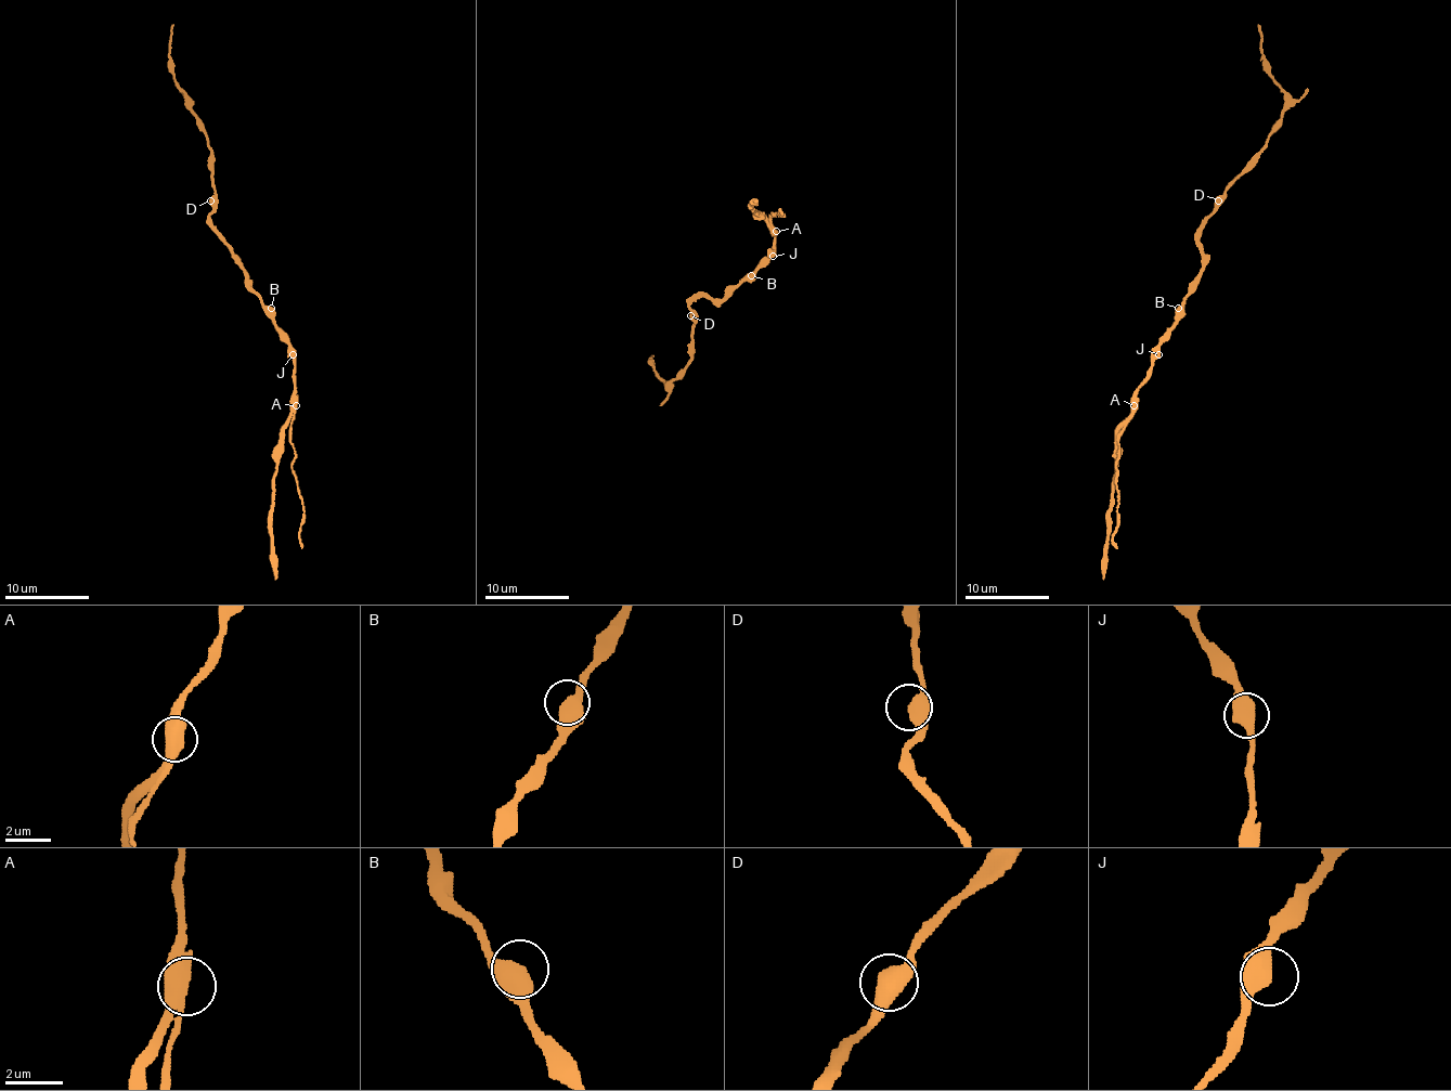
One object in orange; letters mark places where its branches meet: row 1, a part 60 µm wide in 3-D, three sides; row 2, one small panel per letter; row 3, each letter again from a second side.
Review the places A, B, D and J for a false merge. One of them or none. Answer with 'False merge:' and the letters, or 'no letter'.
False merge: A

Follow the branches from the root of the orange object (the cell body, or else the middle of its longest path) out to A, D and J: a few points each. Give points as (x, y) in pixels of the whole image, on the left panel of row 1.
A: (253, 291), (288, 345), (288, 354), (295, 363), (297, 405)
D: (253, 291), (244, 265), (211, 223), (210, 200)
J: (253, 291), (293, 354)

